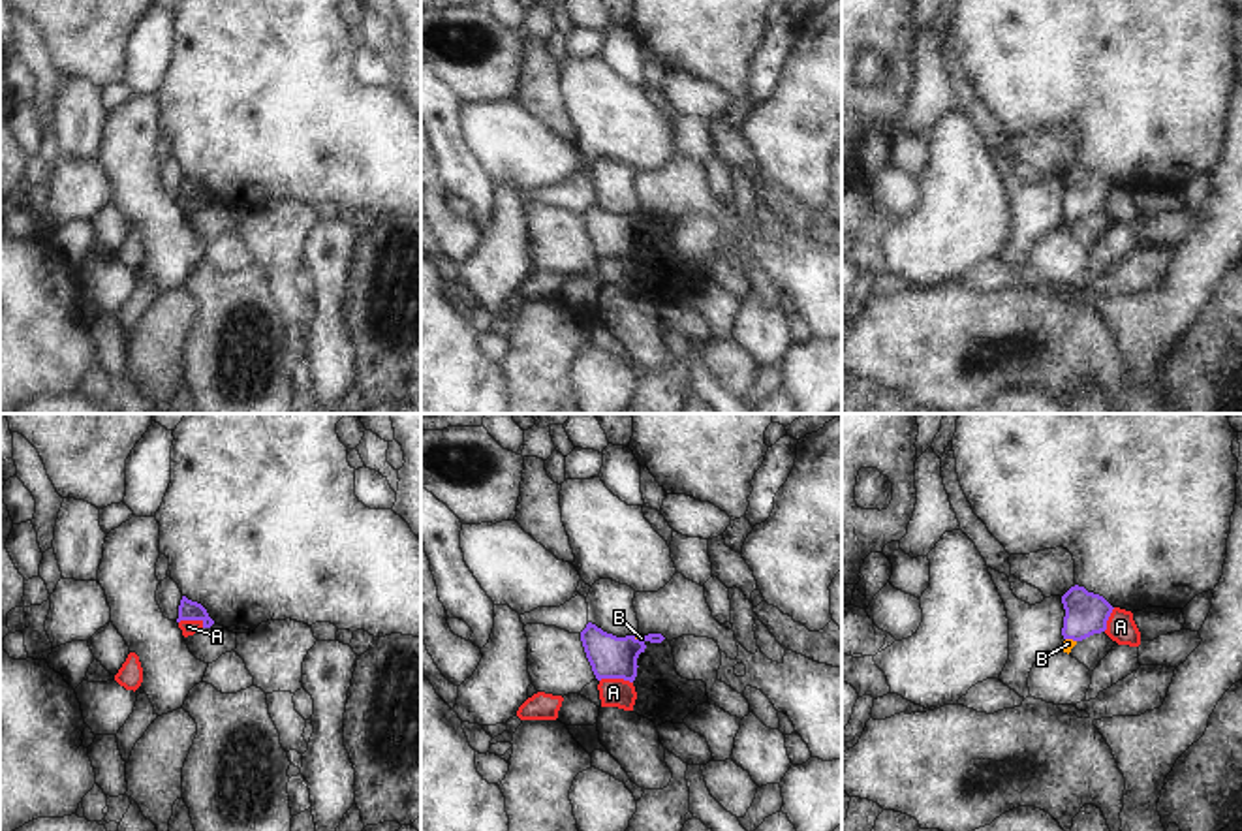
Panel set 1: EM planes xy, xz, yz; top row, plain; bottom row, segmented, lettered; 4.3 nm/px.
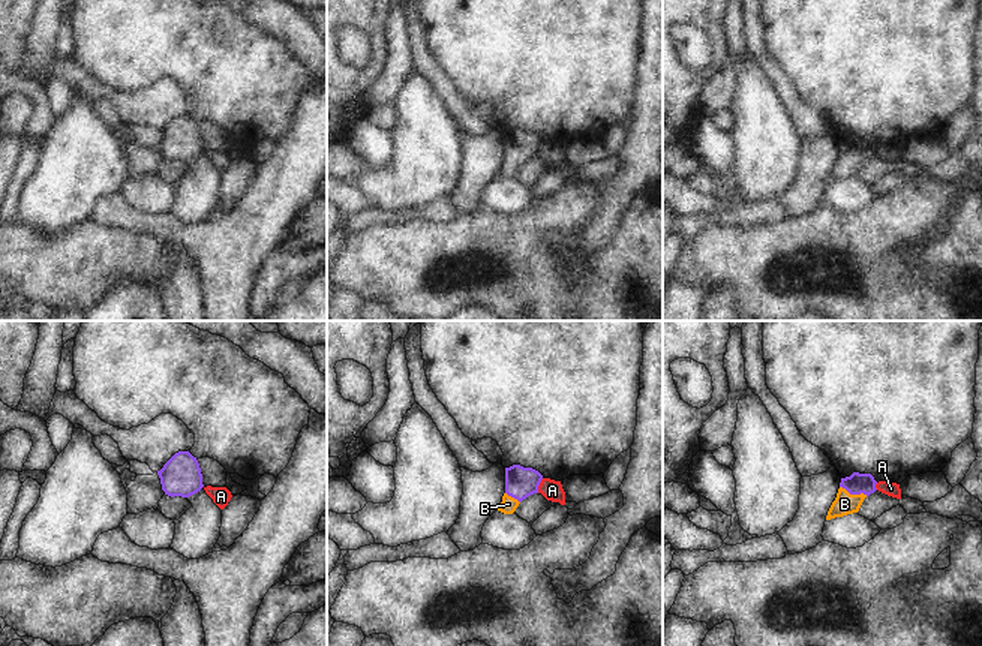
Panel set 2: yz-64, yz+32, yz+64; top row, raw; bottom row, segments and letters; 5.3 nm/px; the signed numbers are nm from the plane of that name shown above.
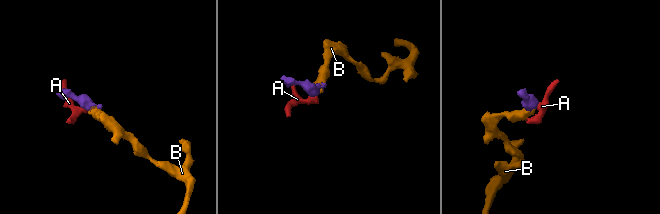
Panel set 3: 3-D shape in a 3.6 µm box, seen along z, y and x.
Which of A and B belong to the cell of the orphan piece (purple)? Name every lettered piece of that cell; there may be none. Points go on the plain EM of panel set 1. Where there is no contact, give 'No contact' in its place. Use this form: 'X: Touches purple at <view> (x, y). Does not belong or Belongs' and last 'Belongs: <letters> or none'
A: Touches purple at xz (617, 256). Does not belong
B: Touches purple at xz (639, 219). Belongs
Belongs: B

